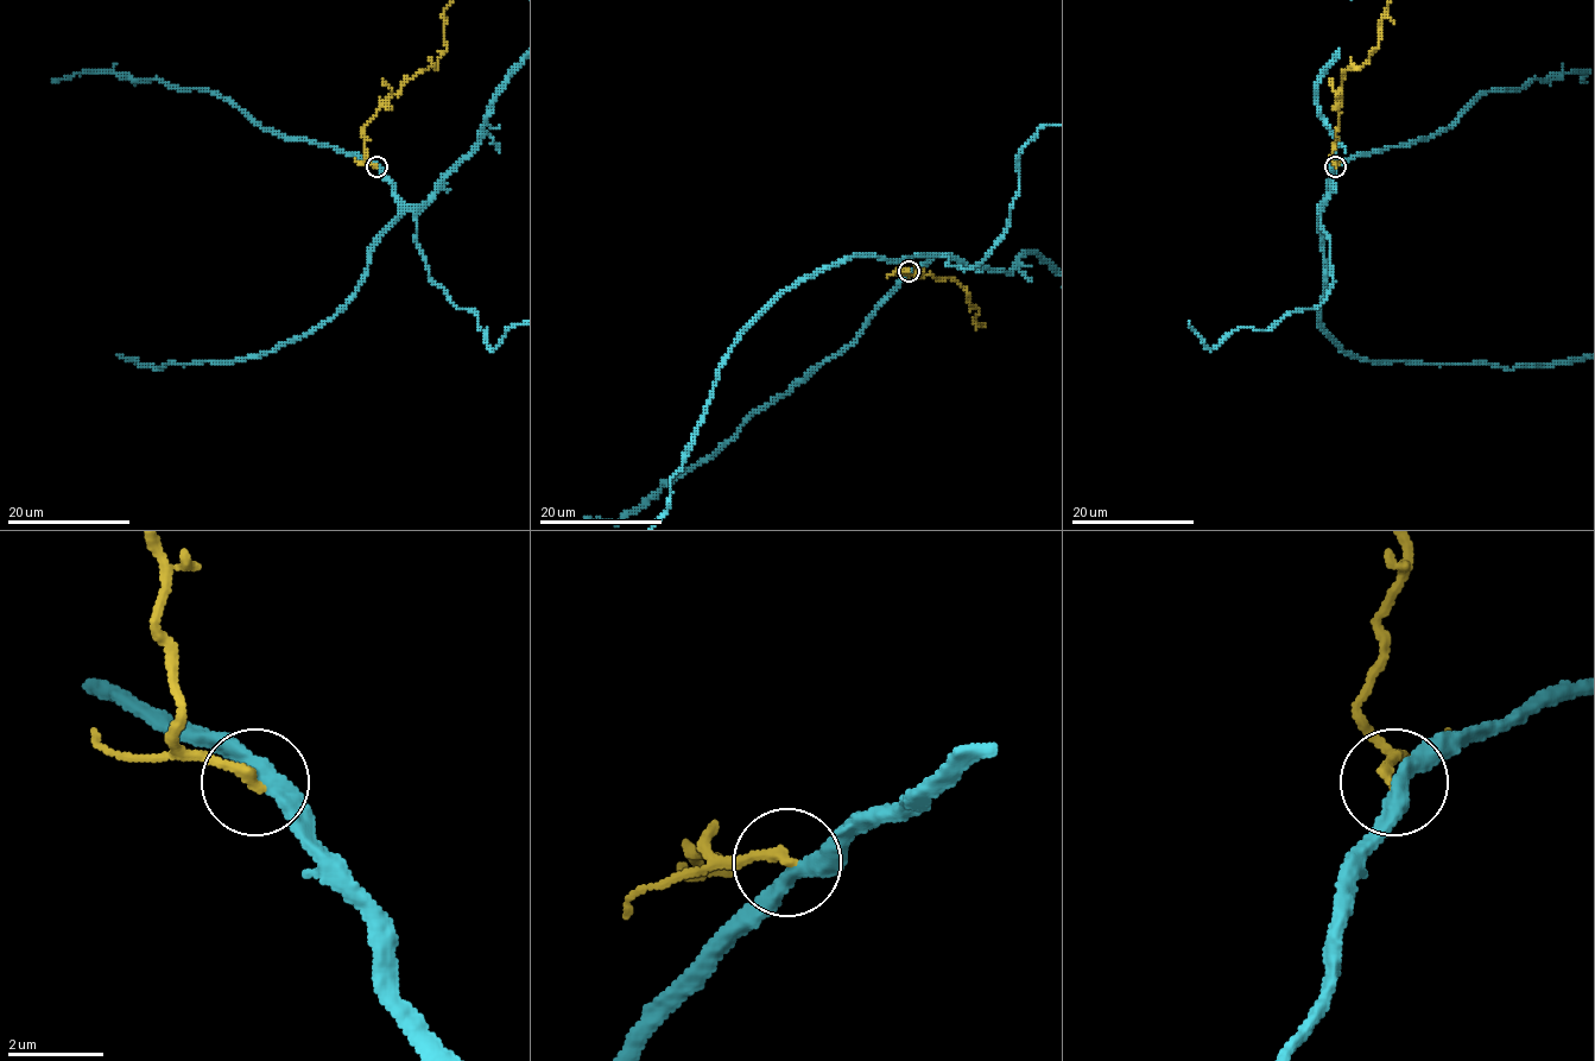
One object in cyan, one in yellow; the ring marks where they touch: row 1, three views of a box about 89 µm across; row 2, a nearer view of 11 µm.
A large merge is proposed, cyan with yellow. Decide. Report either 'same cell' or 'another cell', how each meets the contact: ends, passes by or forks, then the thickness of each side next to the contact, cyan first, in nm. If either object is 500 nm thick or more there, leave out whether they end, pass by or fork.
another cell | cyan passes by | yellow ends | 360/240 nm

